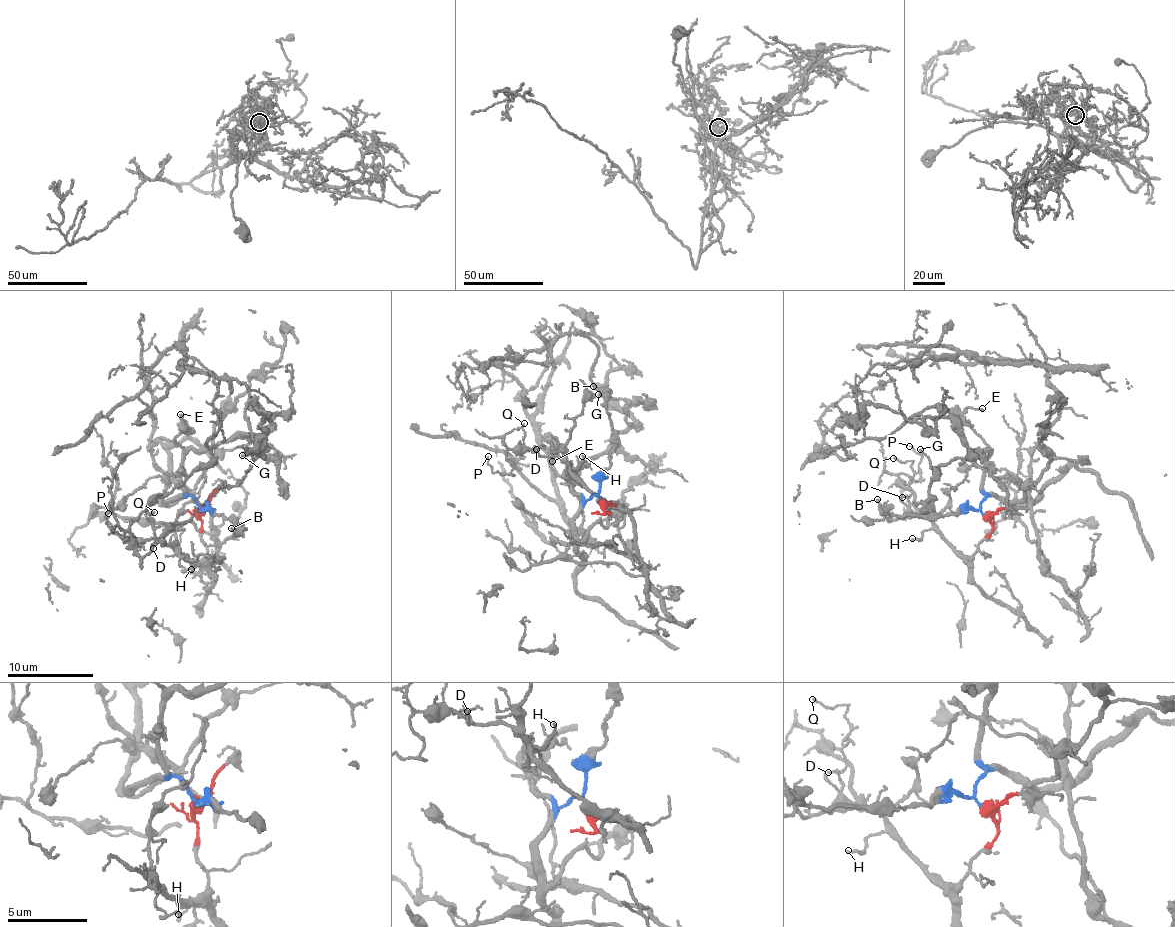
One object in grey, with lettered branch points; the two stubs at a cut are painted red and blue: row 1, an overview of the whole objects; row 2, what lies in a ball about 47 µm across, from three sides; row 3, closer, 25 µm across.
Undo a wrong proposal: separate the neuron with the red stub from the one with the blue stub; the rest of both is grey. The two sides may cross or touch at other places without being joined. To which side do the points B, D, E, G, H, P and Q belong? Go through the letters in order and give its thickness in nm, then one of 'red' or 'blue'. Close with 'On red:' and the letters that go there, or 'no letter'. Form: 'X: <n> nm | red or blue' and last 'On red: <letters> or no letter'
B: 160 nm | blue
D: 130 nm | red
E: 130 nm | blue
G: 130 nm | blue
H: 140 nm | red
P: 120 nm | red
Q: 140 nm | red
On red: D, H, P, Q

